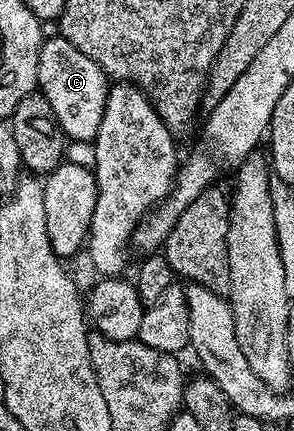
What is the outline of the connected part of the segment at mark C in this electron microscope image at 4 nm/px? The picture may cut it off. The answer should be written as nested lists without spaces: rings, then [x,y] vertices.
[[[54,34],[50,40],[49,37],[42,39],[39,50],[37,88],[47,98],[47,102],[51,102],[53,118],[70,141],[85,140],[85,142],[91,142],[97,137],[99,122],[103,120],[105,99],[109,96],[110,87],[111,80],[105,75],[105,71],[94,60],[87,58],[87,54],[83,54],[83,50],[75,50],[75,46],[71,46],[71,42],[67,42],[64,36]]]

